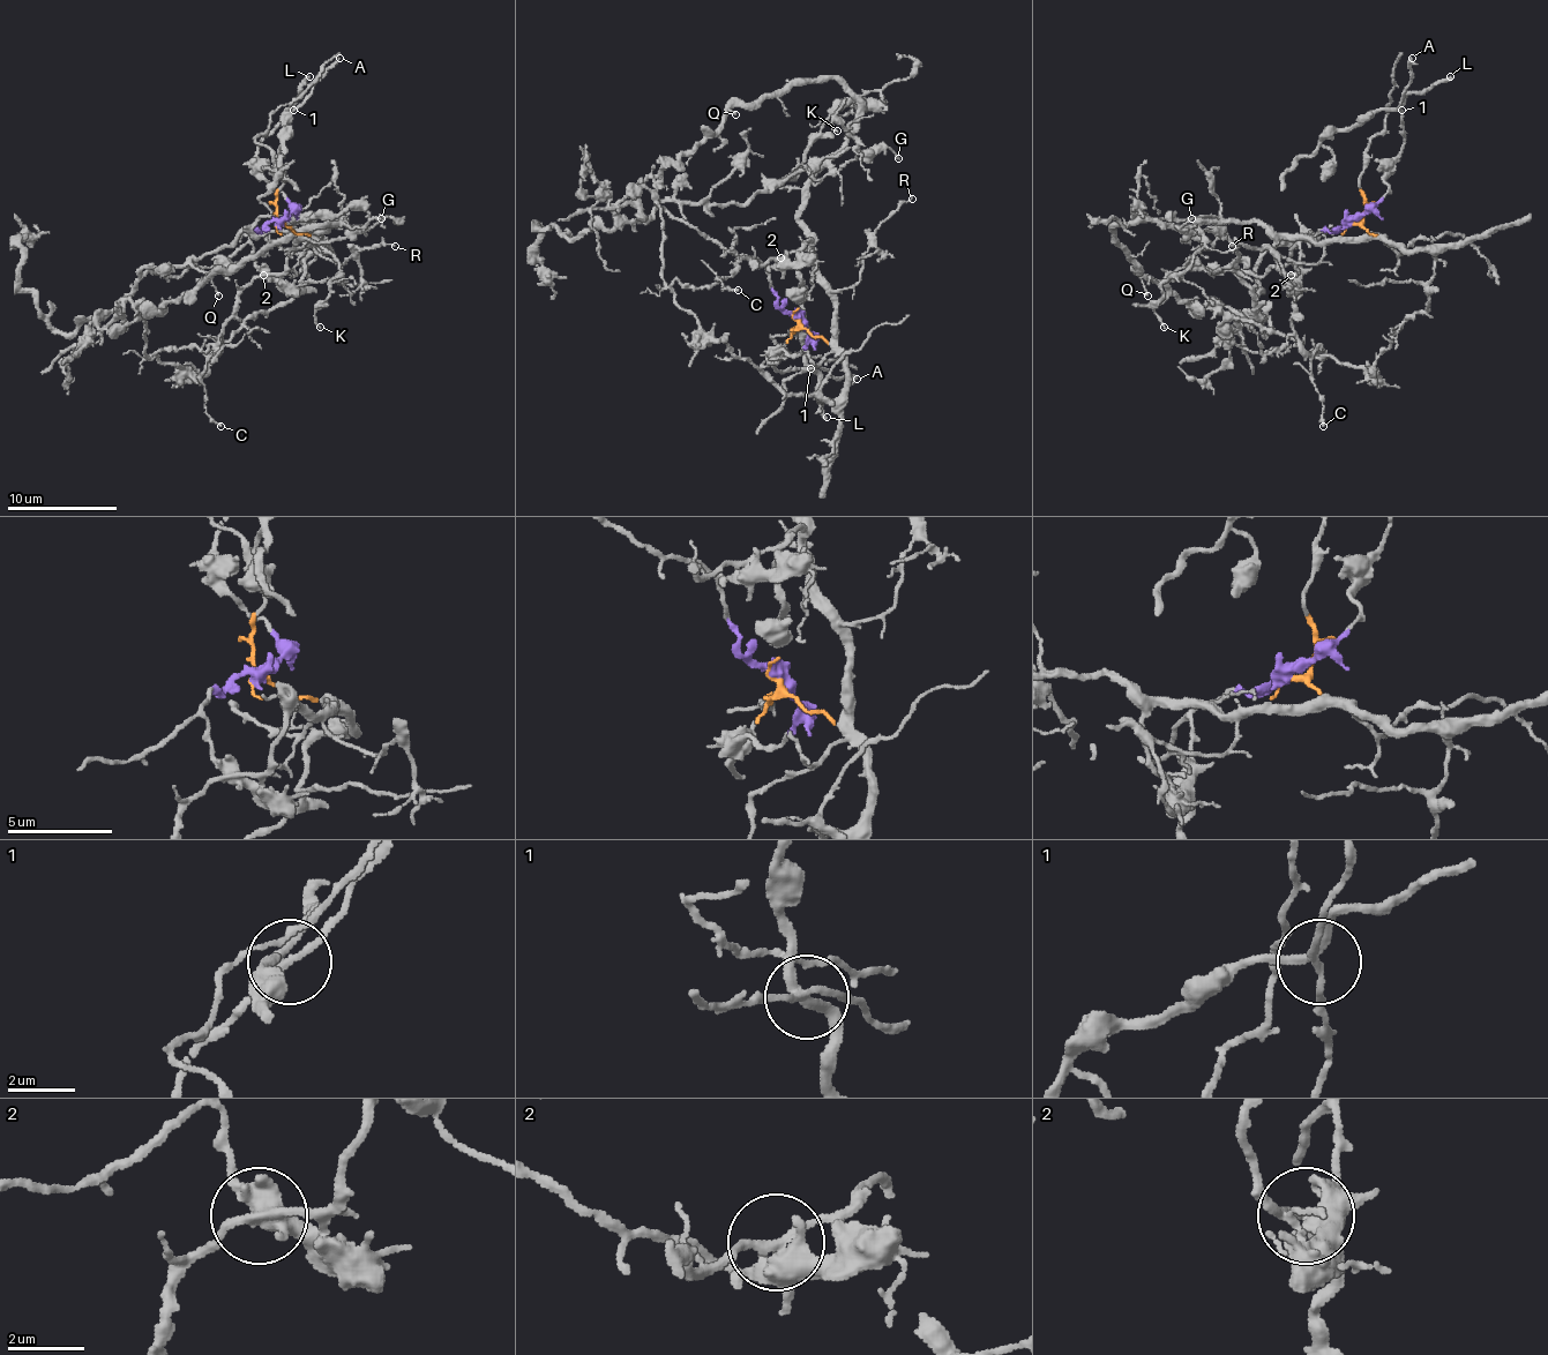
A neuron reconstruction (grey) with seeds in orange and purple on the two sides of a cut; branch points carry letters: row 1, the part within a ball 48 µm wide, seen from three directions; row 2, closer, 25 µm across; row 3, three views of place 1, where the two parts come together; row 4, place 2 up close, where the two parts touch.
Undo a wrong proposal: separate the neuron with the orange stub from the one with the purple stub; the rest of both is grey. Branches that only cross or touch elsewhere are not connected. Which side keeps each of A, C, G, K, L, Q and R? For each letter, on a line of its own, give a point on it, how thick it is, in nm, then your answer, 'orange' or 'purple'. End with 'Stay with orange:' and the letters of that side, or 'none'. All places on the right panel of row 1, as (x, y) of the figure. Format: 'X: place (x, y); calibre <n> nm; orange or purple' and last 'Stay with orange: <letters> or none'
A: place (1412, 58); calibre 240 nm; purple
C: place (1323, 426); calibre 140 nm; orange
G: place (1191, 218); calibre 130 nm; purple
K: place (1164, 327); calibre 140 nm; orange
L: place (1450, 76); calibre 280 nm; orange
Q: place (1148, 296); calibre 130 nm; orange
R: place (1232, 246); calibre 80 nm; orange
Stay with orange: C, K, L, Q, R

